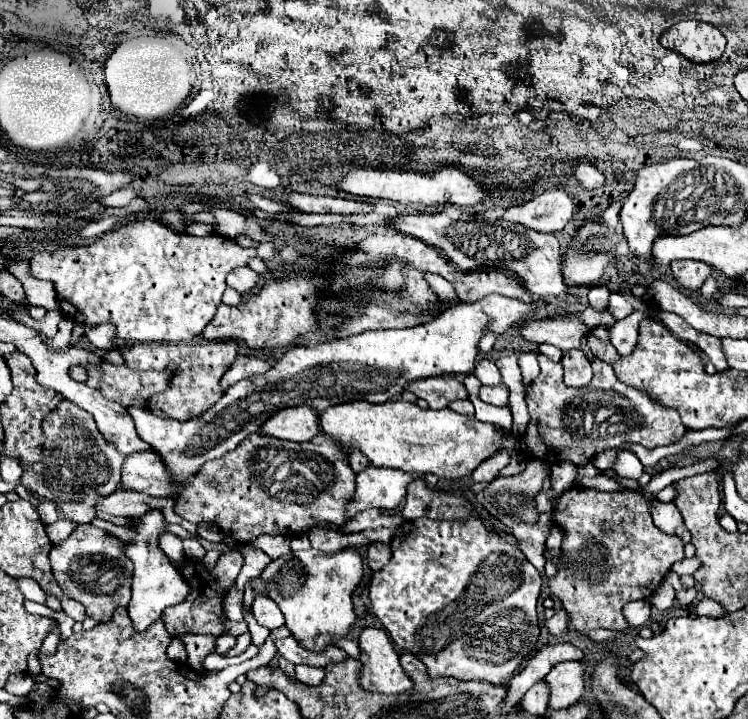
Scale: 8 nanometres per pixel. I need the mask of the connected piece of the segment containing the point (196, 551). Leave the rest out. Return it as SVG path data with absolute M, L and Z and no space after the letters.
M189 538L189 540L183 540L183 546L185 546L185 554L189 558L203 558L205 556L205 548L199 544L199 540L195 538Z

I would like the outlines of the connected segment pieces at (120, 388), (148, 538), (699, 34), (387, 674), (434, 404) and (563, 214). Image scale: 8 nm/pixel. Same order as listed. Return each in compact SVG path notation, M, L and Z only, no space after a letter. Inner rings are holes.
M101 362L101 384L99 384L99 392L107 398L107 400L115 400L121 406L141 406L145 408L147 402L167 390L167 378L171 378L171 370L149 370L149 372L141 372L141 370L131 370L129 366L113 366L109 362Z
M153 508L147 514L143 514L141 518L129 518L129 524L125 528L135 532L135 536L131 540L123 540L123 546L121 546L121 552L133 562L133 576L131 576L133 596L131 596L127 610L133 620L135 630L143 632L143 630L147 630L147 626L151 626L155 620L161 618L161 614L167 606L183 602L189 594L189 586L159 546L159 536L167 530L167 522L165 522L165 516L161 510Z
M685 20L673 24L659 38L661 46L679 52L691 62L713 62L719 60L725 50L725 36L707 22Z
M365 628L359 636L359 662L363 668L359 670L359 684L369 692L381 692L381 694L401 694L405 690L413 688L413 680L403 672L399 664L399 654L393 648L389 636L385 630L379 628Z
M437 376L437 378L427 378L427 380L415 380L409 384L409 390L417 396L423 398L429 408L447 408L453 400L467 400L469 392L453 376Z
M549 190L533 198L533 202L511 206L503 212L503 220L521 224L537 232L561 232L579 206L563 190Z

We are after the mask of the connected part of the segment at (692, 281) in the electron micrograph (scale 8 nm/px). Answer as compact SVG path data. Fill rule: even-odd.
M675 260L671 262L671 268L675 274L675 282L687 290L699 290L705 278L711 274L711 268L707 264L691 260Z

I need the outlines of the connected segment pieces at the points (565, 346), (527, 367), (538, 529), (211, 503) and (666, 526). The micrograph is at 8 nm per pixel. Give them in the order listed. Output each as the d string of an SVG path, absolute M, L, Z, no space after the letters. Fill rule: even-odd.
M549 316L543 320L535 320L529 324L527 328L527 320L519 322L519 332L521 336L531 342L537 344L553 344L557 348L561 348L563 352L579 348L581 338L587 334L587 326L575 316Z
M531 350L531 352L525 352L525 354L519 354L519 368L523 372L523 384L525 386L539 374L537 354L539 354L539 350Z
M543 514L539 518L539 524L535 526L527 526L527 524L515 524L511 534L519 540L519 548L521 552L525 554L525 558L537 568L537 570L543 570L545 566L545 556L543 556L543 550L545 550L545 538L549 534L549 528L551 528L551 514Z
M257 430L255 434L249 434L227 456L205 462L197 478L191 480L177 498L175 512L183 520L193 524L213 522L231 540L239 544L249 544L259 534L295 536L311 530L321 522L343 526L349 520L345 516L345 504L353 498L353 492L355 472L349 466L349 452L335 438L319 434L309 442L297 444L273 438L269 434L263 434L263 430Z
M651 500L651 514L653 522L657 528L661 528L667 534L677 534L685 544L691 542L691 534L683 524L681 514L677 512L677 506L671 504L661 504L659 500Z

